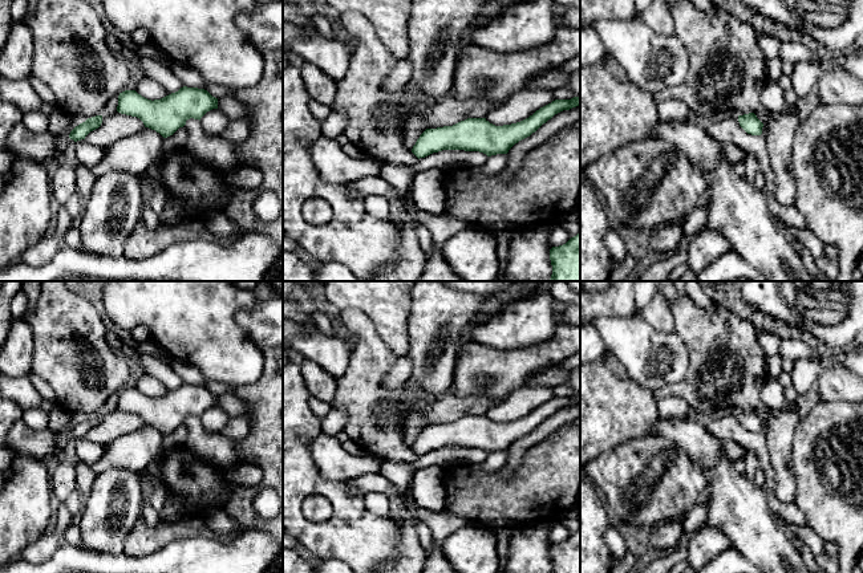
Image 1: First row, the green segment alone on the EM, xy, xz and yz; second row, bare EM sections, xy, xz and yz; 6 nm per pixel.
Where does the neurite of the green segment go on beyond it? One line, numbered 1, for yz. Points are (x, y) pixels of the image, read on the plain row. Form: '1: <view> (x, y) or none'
1: none

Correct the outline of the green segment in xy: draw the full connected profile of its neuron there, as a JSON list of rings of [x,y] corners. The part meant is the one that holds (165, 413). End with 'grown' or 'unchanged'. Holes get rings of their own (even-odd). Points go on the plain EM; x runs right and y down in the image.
[[[183,383],[161,397],[147,397],[135,387],[118,393],[117,409],[139,415],[145,424],[155,427],[163,435],[173,432],[190,415],[199,416],[210,407],[218,406],[218,395],[207,387]]] | unchanged

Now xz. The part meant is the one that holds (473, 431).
[[[580,394],[555,397],[528,415],[503,423],[495,423],[486,415],[467,415],[453,423],[426,426],[412,450],[420,456],[442,447],[479,448],[487,454],[507,451],[519,438],[530,434],[555,411],[580,402]]] | unchanged

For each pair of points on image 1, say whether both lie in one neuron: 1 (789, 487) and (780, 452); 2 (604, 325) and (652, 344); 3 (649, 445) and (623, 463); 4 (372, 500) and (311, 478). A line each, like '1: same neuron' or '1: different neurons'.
1: same neuron
2: same neuron
3: same neuron
4: different neurons

